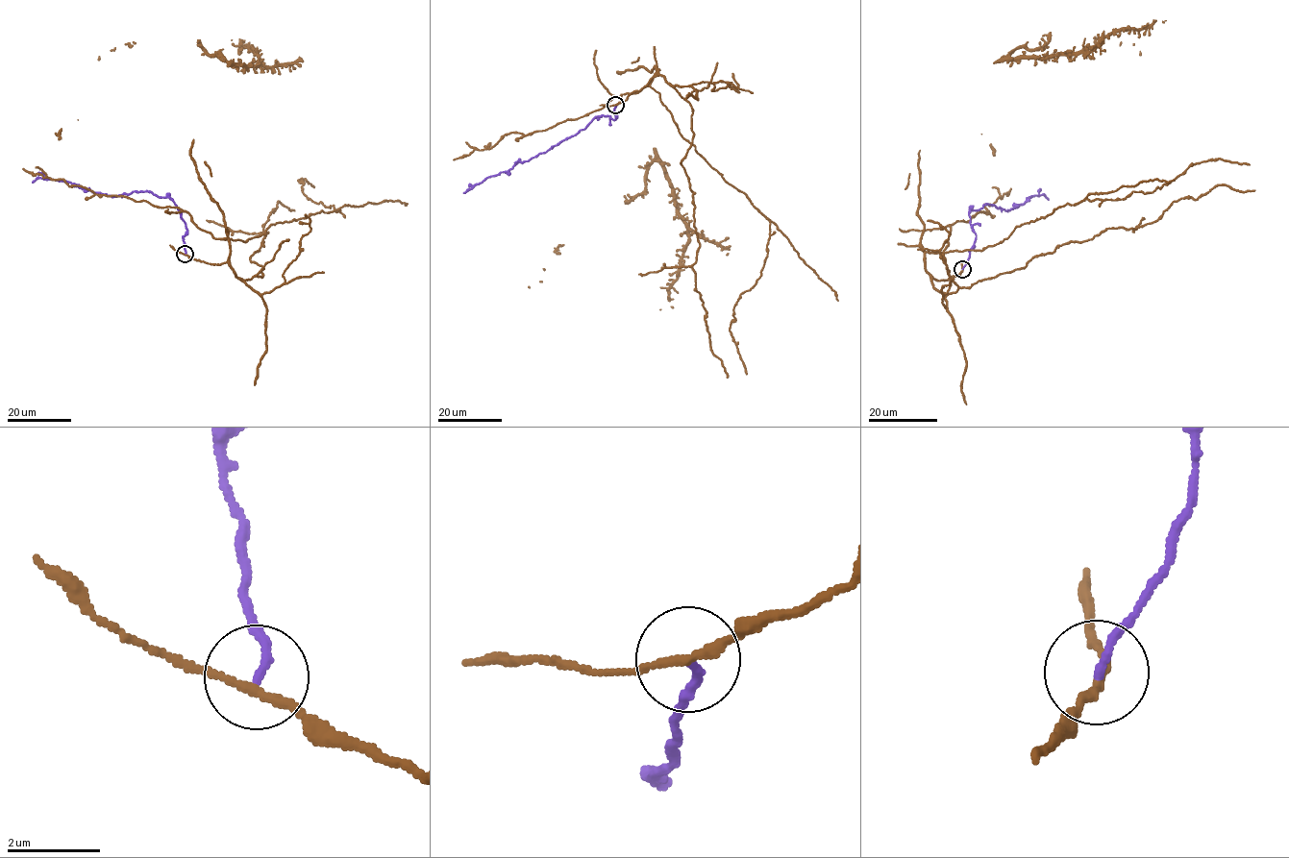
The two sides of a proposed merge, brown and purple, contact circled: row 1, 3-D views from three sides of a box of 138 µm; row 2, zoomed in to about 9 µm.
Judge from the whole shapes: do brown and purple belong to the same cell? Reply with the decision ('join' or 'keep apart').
keep apart

